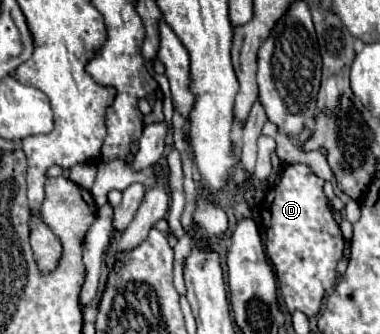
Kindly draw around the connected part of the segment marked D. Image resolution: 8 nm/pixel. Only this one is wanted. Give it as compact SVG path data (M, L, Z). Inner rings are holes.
M305 164L285 166L281 182L265 194L259 208L265 226L265 250L277 272L281 296L289 312L301 310L309 318L319 312L325 292L335 284L337 262L345 246L323 194L323 184Z

